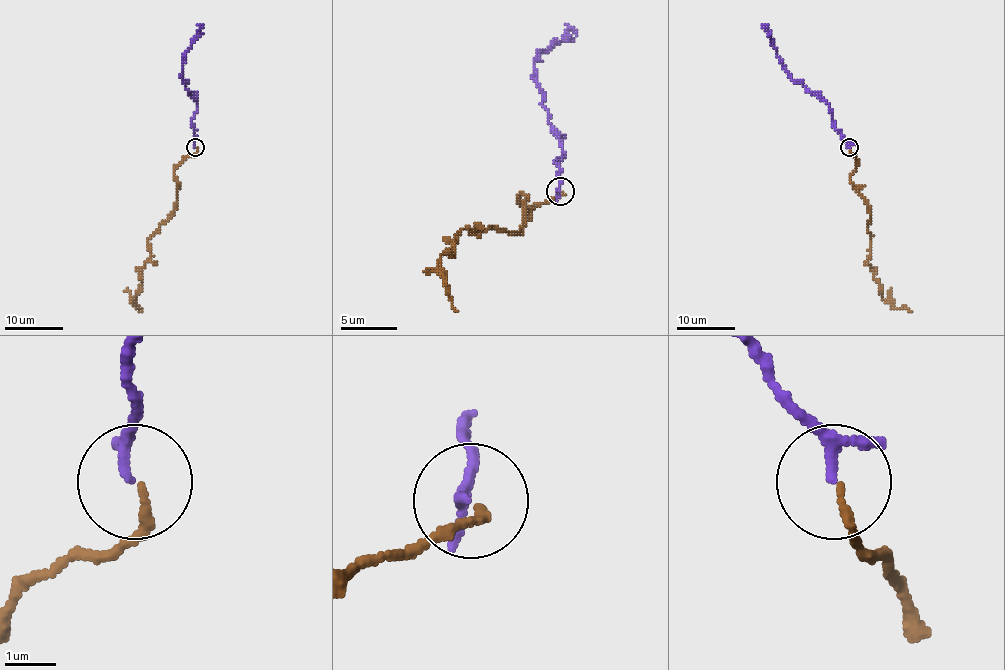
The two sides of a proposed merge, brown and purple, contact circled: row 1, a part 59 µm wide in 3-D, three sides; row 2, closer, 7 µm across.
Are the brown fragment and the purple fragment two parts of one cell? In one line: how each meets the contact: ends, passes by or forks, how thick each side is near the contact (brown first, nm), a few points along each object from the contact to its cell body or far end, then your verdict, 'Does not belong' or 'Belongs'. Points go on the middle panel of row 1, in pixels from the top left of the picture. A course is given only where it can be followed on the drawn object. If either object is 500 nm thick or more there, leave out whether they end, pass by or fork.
At the ring brown ends. At the ring purple passes by. Thickness 150 nm (brown) against 170 nm. Course of brown: (562, 192), (537, 206), (520, 194), (517, 231), (463, 229), (452, 240), (440, 263), (457, 311). Course of purple: (559, 192), (559, 169), (554, 163), (562, 155), (562, 143), (534, 78), (537, 55), (565, 36), (565, 24). Belongs

